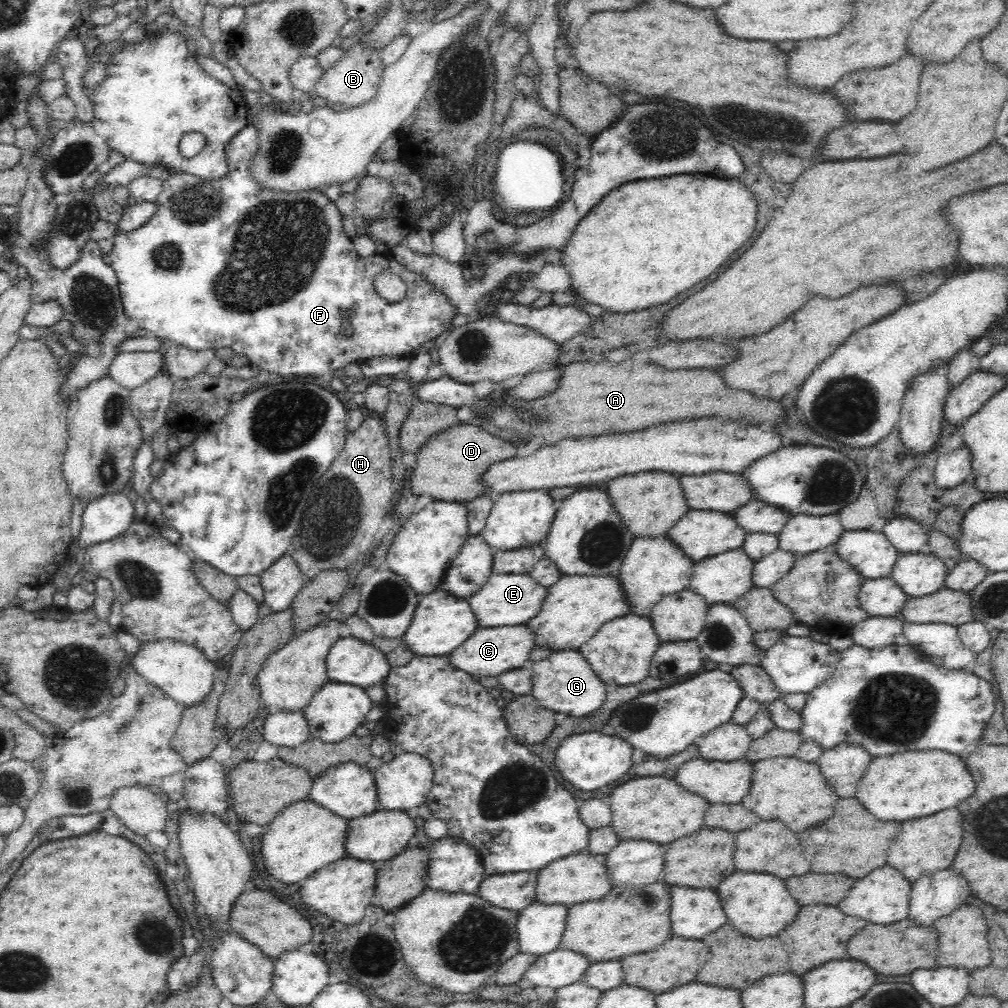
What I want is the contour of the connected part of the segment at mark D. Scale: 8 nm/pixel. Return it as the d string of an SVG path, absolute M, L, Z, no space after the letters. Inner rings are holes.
M468 423L454 424L454 426L444 431L434 434L424 442L424 446L418 450L417 464L414 469L409 470L411 492L415 496L429 495L435 501L445 501L457 503L468 503L477 497L482 497L489 492L489 488L483 484L483 475L490 469L490 466L498 462L506 461L516 457L517 445L504 441L496 435L485 431L481 427Z

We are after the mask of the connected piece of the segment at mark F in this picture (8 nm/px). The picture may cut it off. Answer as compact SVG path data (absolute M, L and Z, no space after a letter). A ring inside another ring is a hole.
M250 121L246 127L243 127L242 130L238 132L234 136L234 138L230 138L230 142L226 144L226 156L228 161L228 172L224 178L219 178L218 180L198 180L193 175L188 173L178 173L174 172L163 181L162 190L160 194L156 197L156 212L154 216L150 218L146 224L142 225L140 228L134 229L133 231L122 232L117 231L114 237L114 243L112 246L112 250L108 254L102 255L102 259L104 259L105 263L107 264L110 269L117 275L117 279L119 282L119 291L121 294L121 301L123 304L124 312L128 318L132 318L132 320L136 320L138 322L139 328L142 330L147 330L149 335L153 335L158 337L159 339L167 340L170 344L178 344L182 345L190 350L201 351L204 349L214 349L215 351L218 348L232 348L234 352L240 353L246 357L248 357L248 362L250 364L256 364L256 366L262 371L268 371L272 374L280 374L280 376L288 376L288 375L296 375L296 376L304 376L307 380L316 380L318 382L322 382L329 376L332 376L332 373L338 368L345 367L350 362L364 362L370 358L376 358L376 356L408 356L411 357L412 355L416 354L418 351L421 350L422 344L424 342L428 342L428 340L434 340L442 334L442 332L446 332L446 330L451 328L452 318L454 316L458 316L458 307L454 307L452 303L450 303L450 299L446 297L446 294L442 293L440 289L436 287L432 287L430 283L428 283L420 274L416 274L411 270L408 270L406 267L403 267L401 263L399 263L394 257L390 256L390 254L382 254L376 253L372 256L362 257L356 253L356 249L353 245L353 239L348 237L344 232L344 228L342 227L342 213L339 211L339 208L335 205L334 202L330 201L328 197L322 192L318 190L308 190L308 192L292 192L292 193L282 193L282 192L274 192L274 190L266 190L262 188L252 177L249 173L249 164L251 158L254 156L254 153L257 151L257 137L258 131L256 131L256 127L254 127L254 123ZM390 269L393 274L400 276L404 283L406 283L407 290L406 296L399 303L390 303L387 300L384 300L381 296L378 296L378 293L375 291L374 288L374 278L380 274L380 272L384 272L383 270ZM344 318L348 318L349 323L352 324L353 333L351 336L344 336L341 331L342 328L342 320Z

